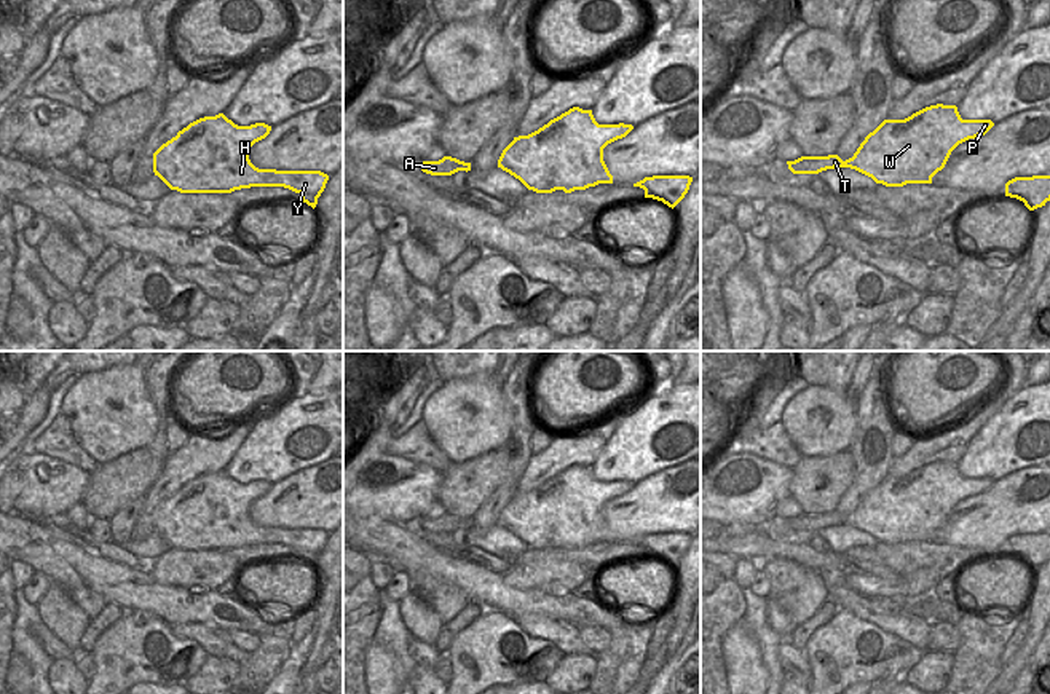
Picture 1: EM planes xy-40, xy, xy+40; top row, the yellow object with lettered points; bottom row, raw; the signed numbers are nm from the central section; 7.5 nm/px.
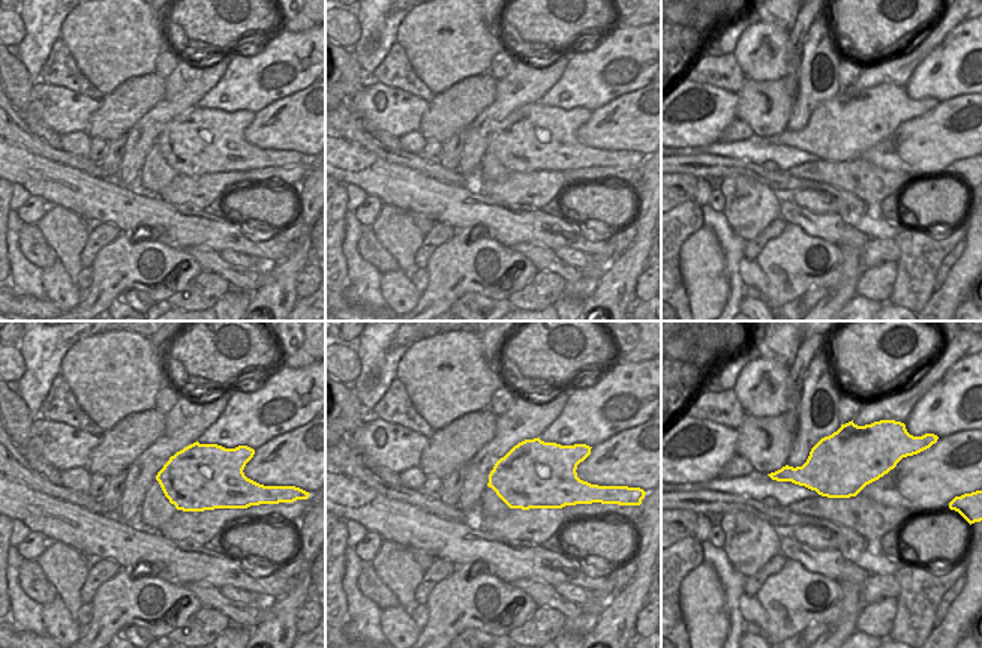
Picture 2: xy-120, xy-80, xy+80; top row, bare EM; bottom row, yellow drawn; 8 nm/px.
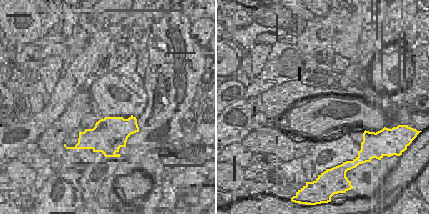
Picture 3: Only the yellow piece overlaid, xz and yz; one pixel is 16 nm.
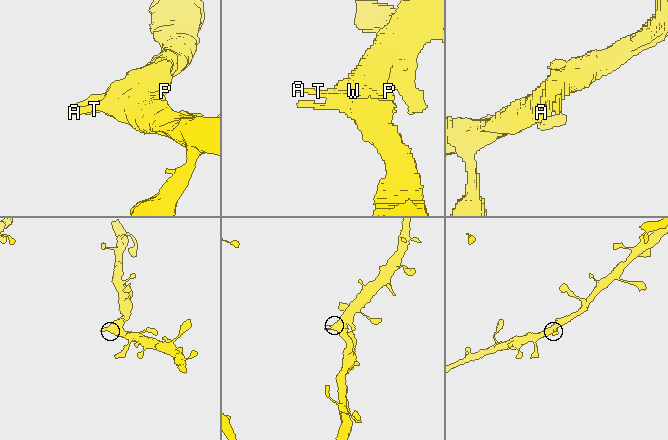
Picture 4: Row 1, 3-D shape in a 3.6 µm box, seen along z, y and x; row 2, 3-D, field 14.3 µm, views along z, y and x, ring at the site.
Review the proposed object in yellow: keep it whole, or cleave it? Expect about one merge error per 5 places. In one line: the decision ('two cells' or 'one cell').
one cell

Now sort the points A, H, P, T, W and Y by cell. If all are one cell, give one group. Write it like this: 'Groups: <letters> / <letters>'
Groups: A H P T W Y.

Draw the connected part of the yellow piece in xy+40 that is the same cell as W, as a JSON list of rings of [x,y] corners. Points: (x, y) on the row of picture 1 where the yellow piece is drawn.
[[[937,104],[905,120],[884,120],[846,161],[828,155],[801,156],[787,164],[793,174],[851,168],[886,187],[932,183],[959,144],[985,136],[993,126],[991,120],[962,120],[956,105]]]

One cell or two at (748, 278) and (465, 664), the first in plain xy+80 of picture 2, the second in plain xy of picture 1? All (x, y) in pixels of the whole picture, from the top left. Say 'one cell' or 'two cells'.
two cells

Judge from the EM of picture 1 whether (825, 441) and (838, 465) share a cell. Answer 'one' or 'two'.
two

